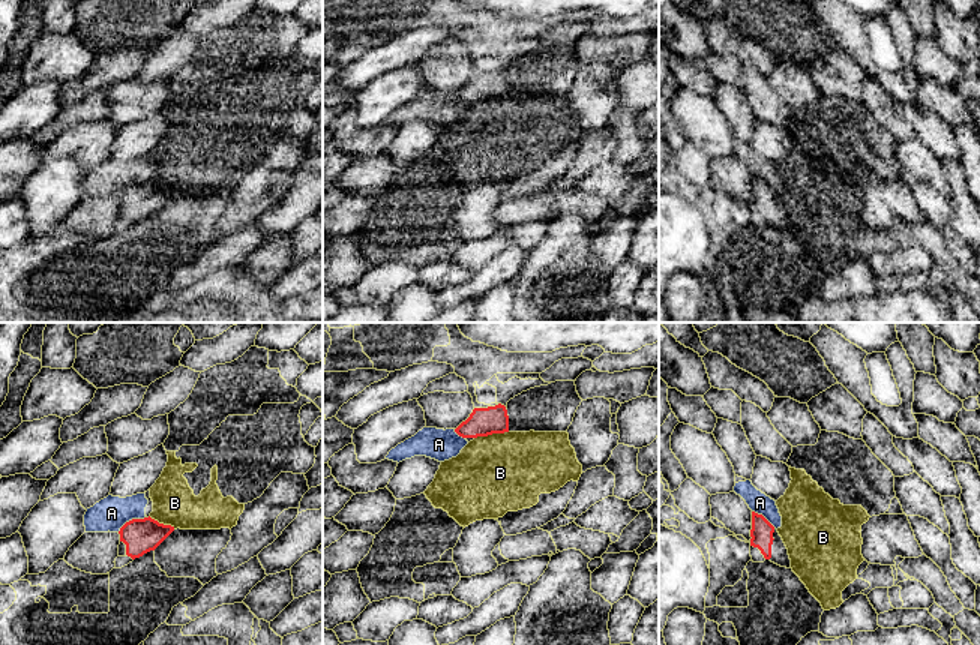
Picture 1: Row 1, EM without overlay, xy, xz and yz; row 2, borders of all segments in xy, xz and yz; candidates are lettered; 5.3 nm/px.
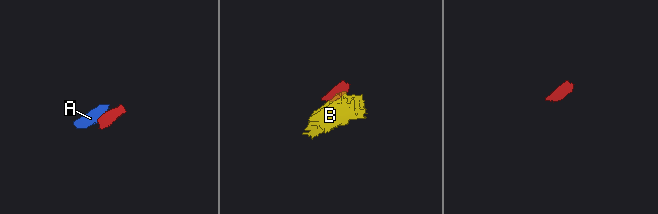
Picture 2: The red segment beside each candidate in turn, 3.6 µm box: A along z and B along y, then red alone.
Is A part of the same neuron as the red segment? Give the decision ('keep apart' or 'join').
keep apart

